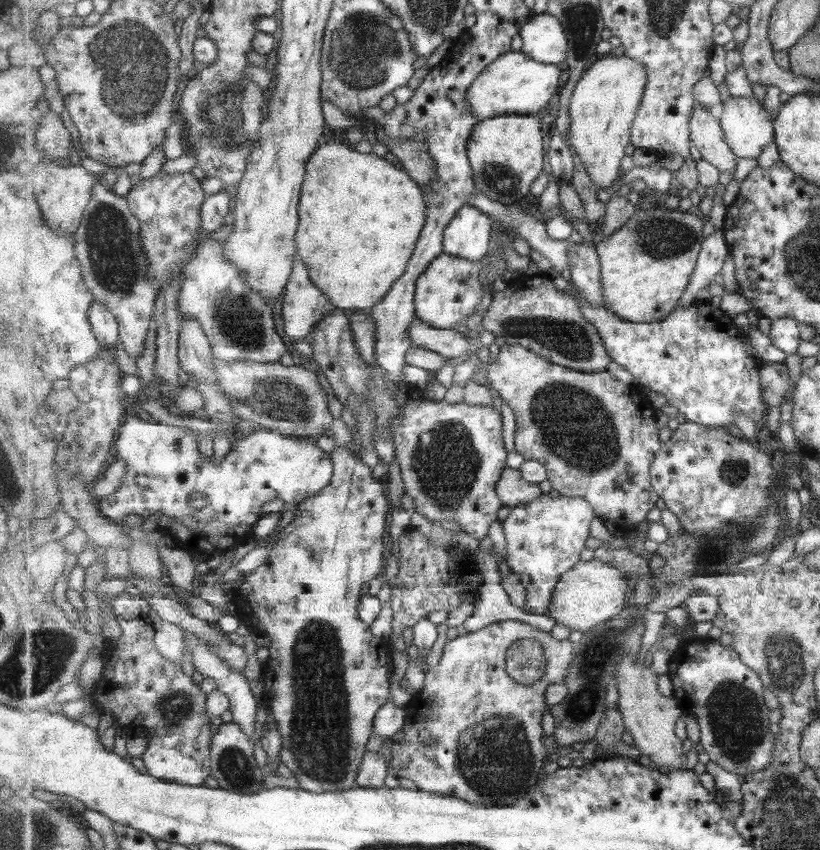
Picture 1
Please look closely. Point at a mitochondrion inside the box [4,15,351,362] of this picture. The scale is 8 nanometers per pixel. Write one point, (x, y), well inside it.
(220, 114)

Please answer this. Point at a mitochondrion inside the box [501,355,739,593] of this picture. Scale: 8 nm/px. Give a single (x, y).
(570, 423)

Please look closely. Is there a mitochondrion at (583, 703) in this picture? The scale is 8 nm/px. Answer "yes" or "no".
yes

